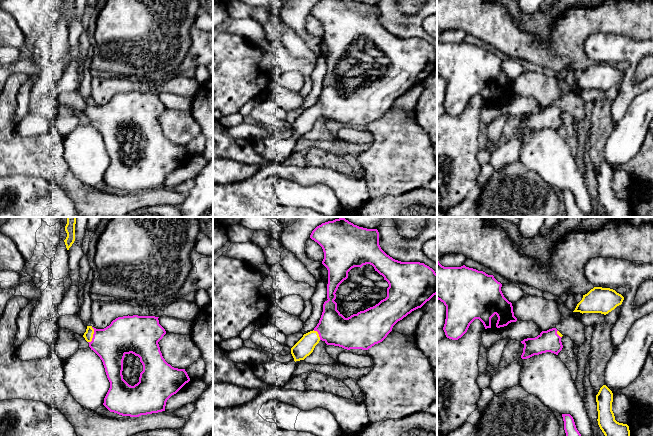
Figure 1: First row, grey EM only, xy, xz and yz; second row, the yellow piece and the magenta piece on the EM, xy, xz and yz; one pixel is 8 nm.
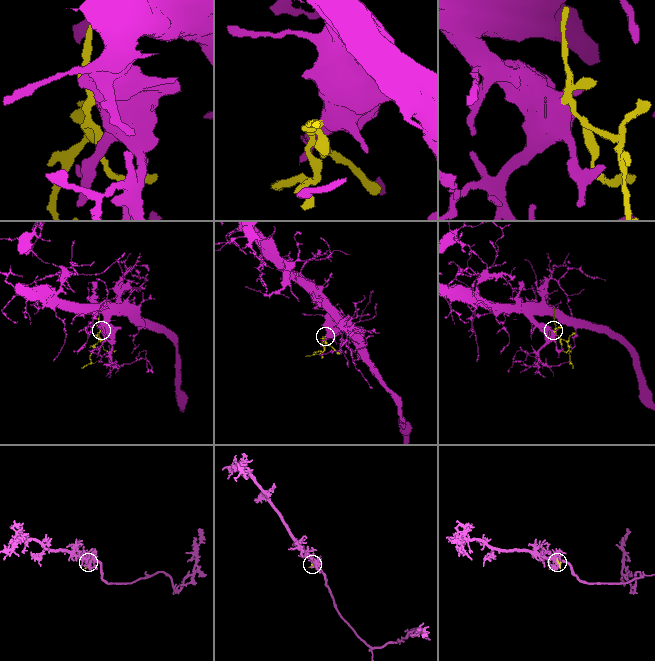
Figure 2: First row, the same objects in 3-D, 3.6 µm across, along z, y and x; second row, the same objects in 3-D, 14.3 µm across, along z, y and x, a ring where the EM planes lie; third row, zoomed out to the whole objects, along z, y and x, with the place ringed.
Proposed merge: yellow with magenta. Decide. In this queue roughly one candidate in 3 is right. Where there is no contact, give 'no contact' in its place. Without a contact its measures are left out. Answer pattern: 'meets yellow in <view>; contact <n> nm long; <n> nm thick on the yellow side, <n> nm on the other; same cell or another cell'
meets yellow in xy; contact 130 nm long; 80 nm thick on the yellow side, 280 nm on the other; same cell

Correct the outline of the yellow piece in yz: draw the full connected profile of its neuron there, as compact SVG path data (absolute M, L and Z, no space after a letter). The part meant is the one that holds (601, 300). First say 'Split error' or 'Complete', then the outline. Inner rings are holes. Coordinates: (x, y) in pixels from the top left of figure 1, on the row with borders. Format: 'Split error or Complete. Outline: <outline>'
Complete. Outline: M594 287L577 304L573 312L608 314L621 305L624 297L610 288Z

